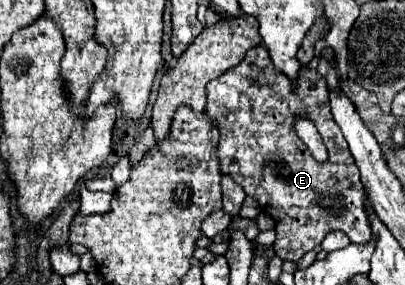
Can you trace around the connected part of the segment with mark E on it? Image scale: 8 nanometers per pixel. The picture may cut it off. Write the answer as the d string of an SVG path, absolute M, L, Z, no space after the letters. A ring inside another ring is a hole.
M263 46L251 48L239 66L207 84L205 114L215 120L221 132L217 148L221 172L243 186L245 194L253 196L261 210L275 220L277 240L273 248L279 258L291 262L301 260L331 230L345 232L355 244L371 238L371 222L363 214L365 190L359 180L359 170L343 132L331 116L327 82L319 72L301 66L295 88L283 72L275 70ZM307 106L319 106L319 126L323 128L323 144L329 152L325 162L295 158L293 124L295 116L309 118Z

